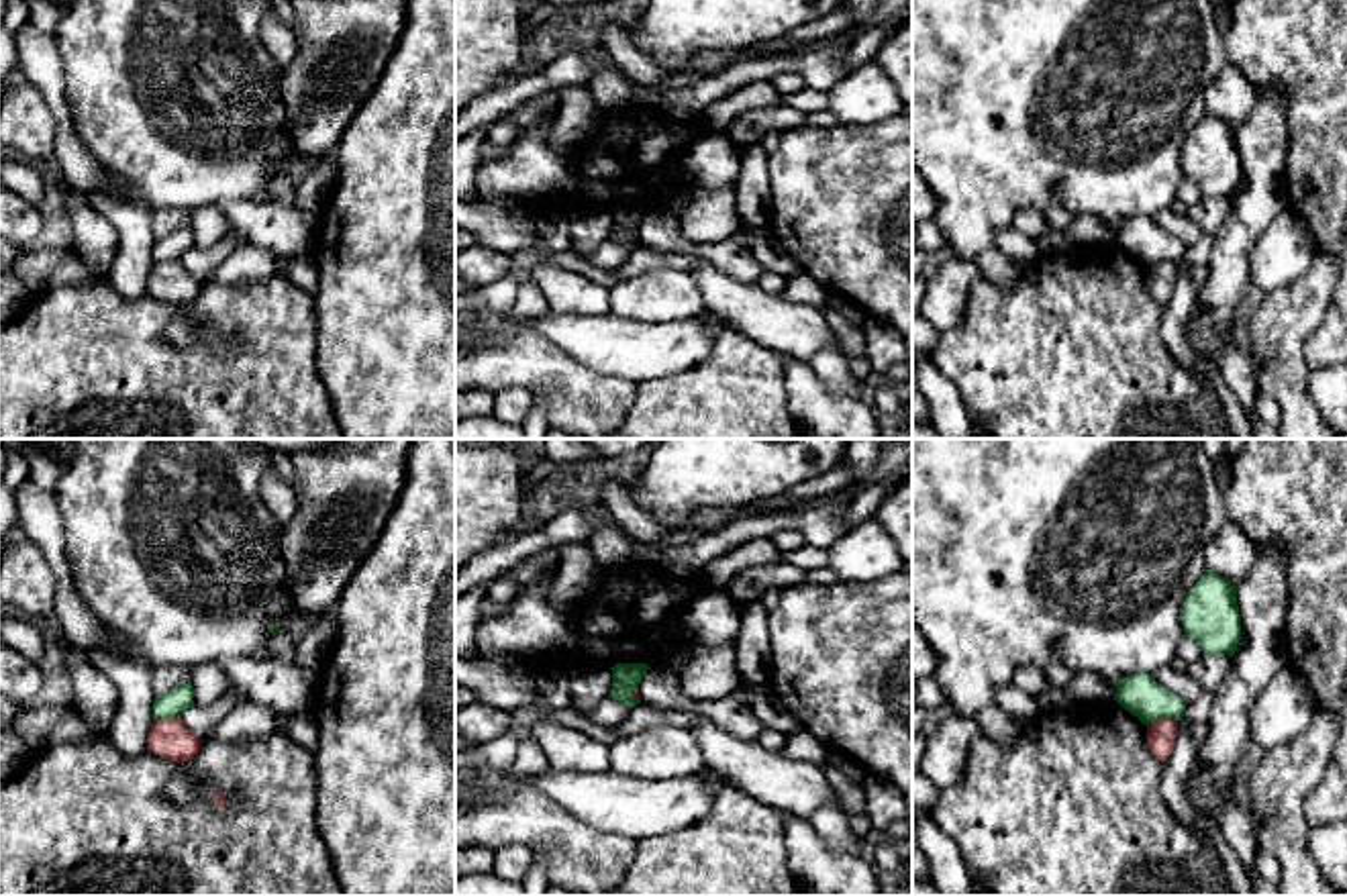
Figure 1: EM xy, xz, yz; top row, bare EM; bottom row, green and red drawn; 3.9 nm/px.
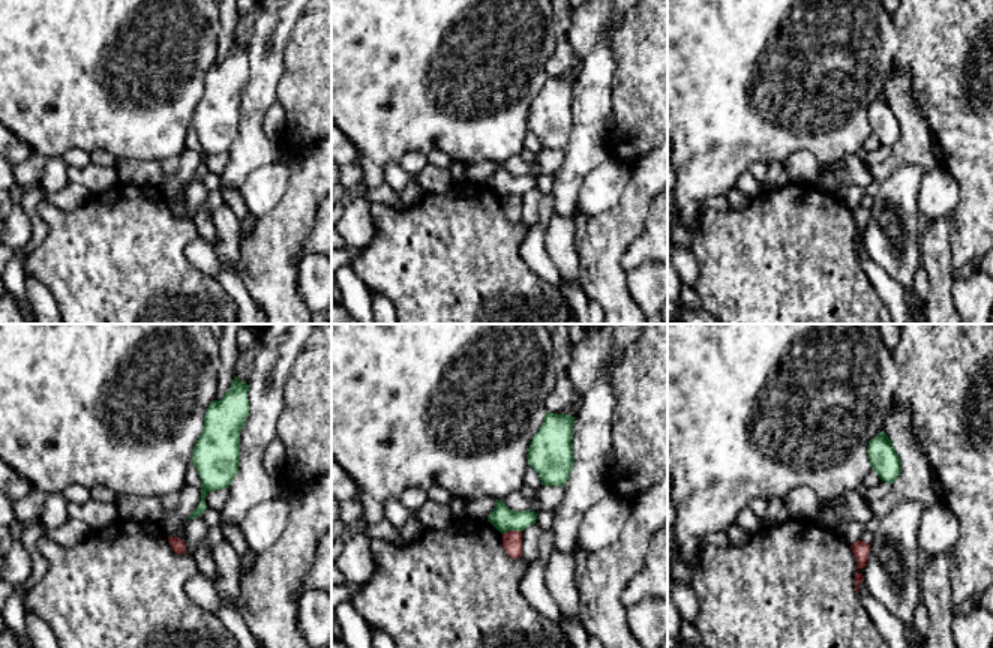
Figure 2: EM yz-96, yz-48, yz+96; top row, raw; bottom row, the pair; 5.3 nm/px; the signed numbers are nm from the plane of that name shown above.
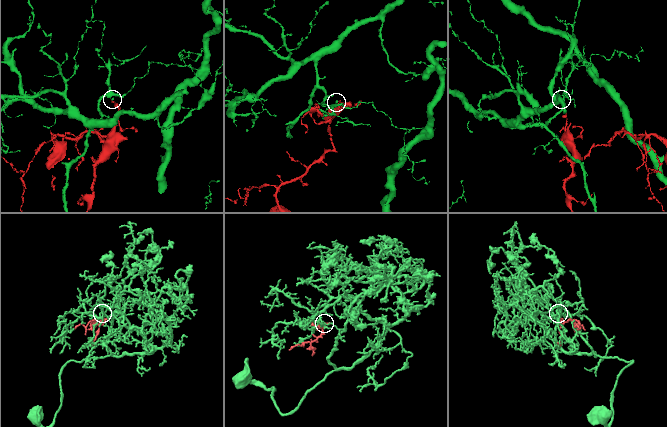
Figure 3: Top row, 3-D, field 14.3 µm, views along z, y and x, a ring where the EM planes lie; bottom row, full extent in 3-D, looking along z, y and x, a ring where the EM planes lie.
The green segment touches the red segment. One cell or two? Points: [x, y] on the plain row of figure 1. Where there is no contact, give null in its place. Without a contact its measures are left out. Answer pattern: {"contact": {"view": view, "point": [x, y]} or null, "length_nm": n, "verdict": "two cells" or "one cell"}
{"contact": {"view": "yz", "point": [1162, 260]}, "length_nm": 120, "verdict": "two cells"}

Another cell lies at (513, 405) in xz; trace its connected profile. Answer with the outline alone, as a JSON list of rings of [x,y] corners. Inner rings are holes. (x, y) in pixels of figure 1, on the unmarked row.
[[[514,386],[496,394],[492,414],[502,422],[520,425],[531,408],[533,394],[522,390],[520,386]]]

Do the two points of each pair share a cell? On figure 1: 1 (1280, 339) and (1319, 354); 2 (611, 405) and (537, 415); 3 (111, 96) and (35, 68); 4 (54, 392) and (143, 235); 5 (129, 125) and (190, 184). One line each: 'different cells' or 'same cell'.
1: different cells
2: different cells
3: different cells
4: different cells
5: same cell

